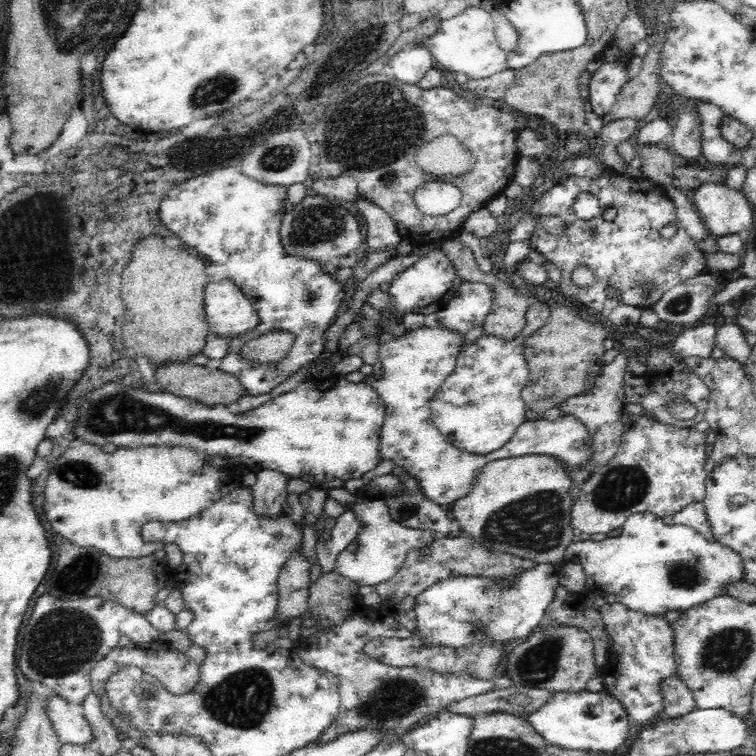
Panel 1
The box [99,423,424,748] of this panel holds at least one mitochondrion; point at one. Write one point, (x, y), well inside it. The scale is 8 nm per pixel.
(243, 699)

